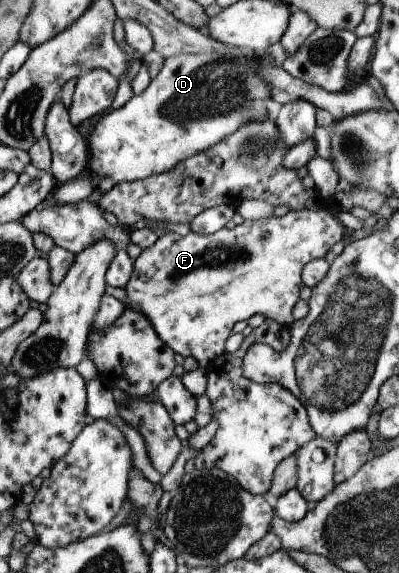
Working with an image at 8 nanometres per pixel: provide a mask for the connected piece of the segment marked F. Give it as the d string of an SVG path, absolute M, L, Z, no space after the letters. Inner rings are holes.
M323 200L322 203L316 203L314 208L298 208L297 210L288 210L280 217L268 216L257 220L244 220L239 225L235 225L233 229L227 229L222 226L218 231L210 235L199 234L190 230L184 236L176 234L176 232L166 232L158 236L154 243L146 249L141 249L139 255L133 261L133 268L125 285L125 290L130 299L130 303L125 308L134 308L140 310L151 323L153 330L158 337L173 351L183 358L192 357L200 368L205 369L208 365L214 364L218 357L224 353L224 341L231 335L230 329L236 321L246 320L255 313L260 313L265 318L273 319L276 323L290 325L294 320L291 314L294 304L300 299L301 290L301 269L313 259L324 258L326 251L333 243L337 241L346 241L346 229L338 222L330 211L331 200Z

